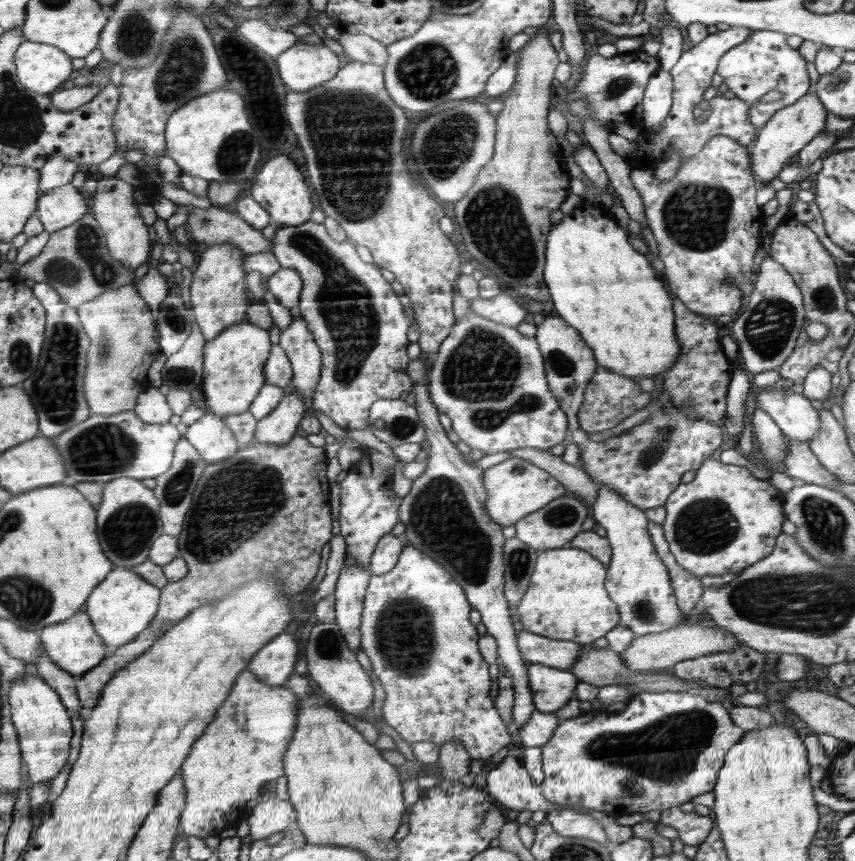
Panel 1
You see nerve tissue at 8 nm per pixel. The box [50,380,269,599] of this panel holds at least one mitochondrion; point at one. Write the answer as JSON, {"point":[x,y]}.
{"point":[102,448]}

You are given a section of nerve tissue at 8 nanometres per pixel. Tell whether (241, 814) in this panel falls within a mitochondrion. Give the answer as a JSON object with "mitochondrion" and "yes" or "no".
{"mitochondrion":"no"}

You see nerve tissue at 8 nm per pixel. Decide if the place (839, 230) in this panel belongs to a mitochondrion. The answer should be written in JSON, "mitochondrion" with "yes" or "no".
{"mitochondrion":"no"}

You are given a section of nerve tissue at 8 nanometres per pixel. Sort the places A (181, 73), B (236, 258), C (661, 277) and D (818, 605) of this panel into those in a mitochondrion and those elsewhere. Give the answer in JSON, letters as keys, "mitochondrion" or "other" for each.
{"A":"mitochondrion","B":"other","C":"other","D":"mitochondrion"}

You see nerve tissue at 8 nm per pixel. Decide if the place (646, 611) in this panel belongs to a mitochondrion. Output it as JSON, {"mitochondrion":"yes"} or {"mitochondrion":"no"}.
{"mitochondrion":"yes"}

